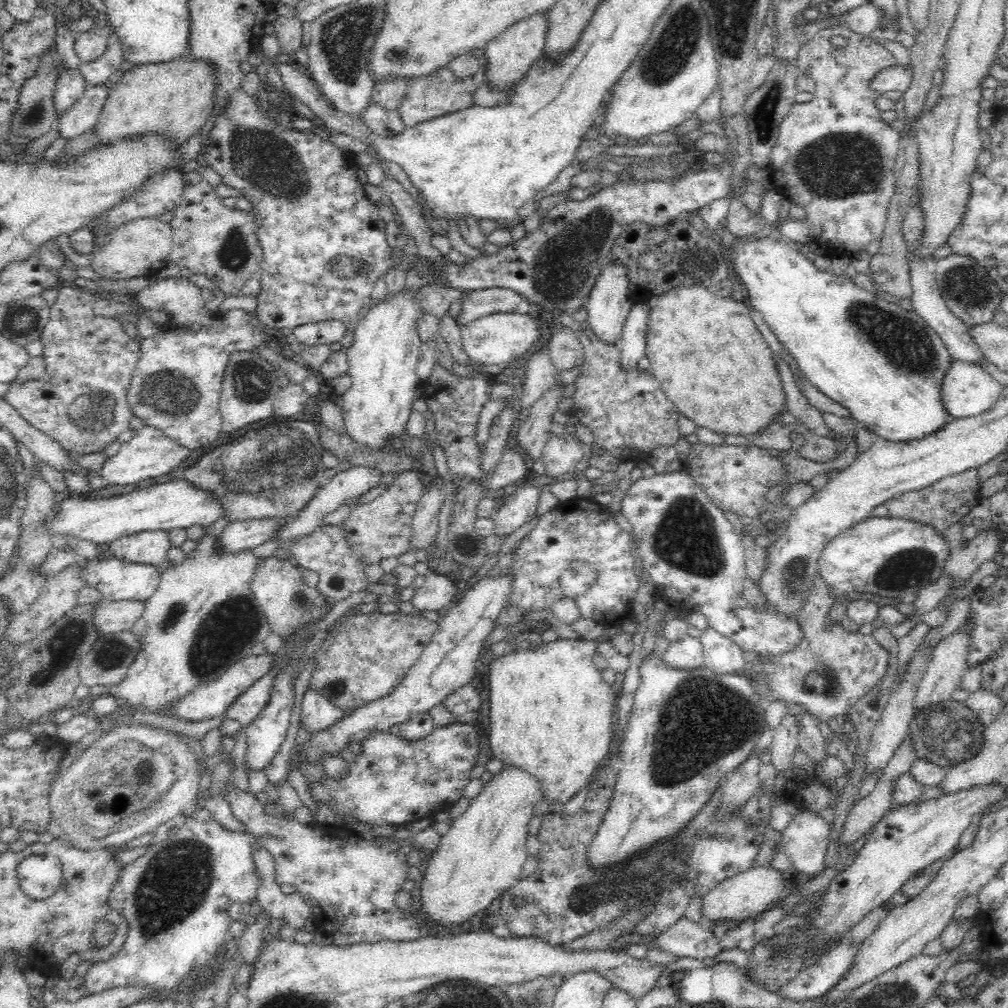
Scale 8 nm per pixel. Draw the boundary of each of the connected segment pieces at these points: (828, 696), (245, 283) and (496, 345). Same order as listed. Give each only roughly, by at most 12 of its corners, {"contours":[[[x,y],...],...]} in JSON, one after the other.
{"contours":[[[817,574],[790,652],[766,673],[765,703],[788,700],[827,721],[884,674],[872,635],[826,623],[838,594]],[[182,173],[169,260],[225,296],[262,292],[252,213]],[[527,313],[459,326],[474,363],[504,367],[540,338]]]}

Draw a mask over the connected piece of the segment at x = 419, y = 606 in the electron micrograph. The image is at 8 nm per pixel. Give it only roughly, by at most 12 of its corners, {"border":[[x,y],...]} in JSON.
{"border":[[427,573],[410,604],[418,614],[445,611],[456,586],[446,576]]}

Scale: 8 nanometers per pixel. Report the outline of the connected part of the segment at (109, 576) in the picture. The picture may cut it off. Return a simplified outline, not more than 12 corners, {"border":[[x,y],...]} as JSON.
{"border":[[120,558],[84,561],[103,601],[145,602],[163,572]]}

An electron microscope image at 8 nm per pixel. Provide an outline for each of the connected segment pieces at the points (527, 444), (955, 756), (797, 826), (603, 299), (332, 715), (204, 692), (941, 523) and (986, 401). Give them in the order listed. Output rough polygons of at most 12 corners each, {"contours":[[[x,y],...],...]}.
{"contours":[[[560,387],[546,390],[513,432],[525,458],[542,456]],[[952,698],[913,714],[915,758],[945,770],[982,752],[978,713]],[[800,809],[781,831],[793,874],[824,870],[831,825]],[[610,260],[589,292],[588,327],[619,346],[632,302],[623,266]],[[309,685],[302,696],[301,721],[316,733],[351,714]],[[250,655],[164,708],[192,721],[221,716],[276,656]],[[978,467],[885,503],[946,538],[980,503]],[[954,359],[942,406],[951,419],[990,410],[1002,385],[977,364]]]}

